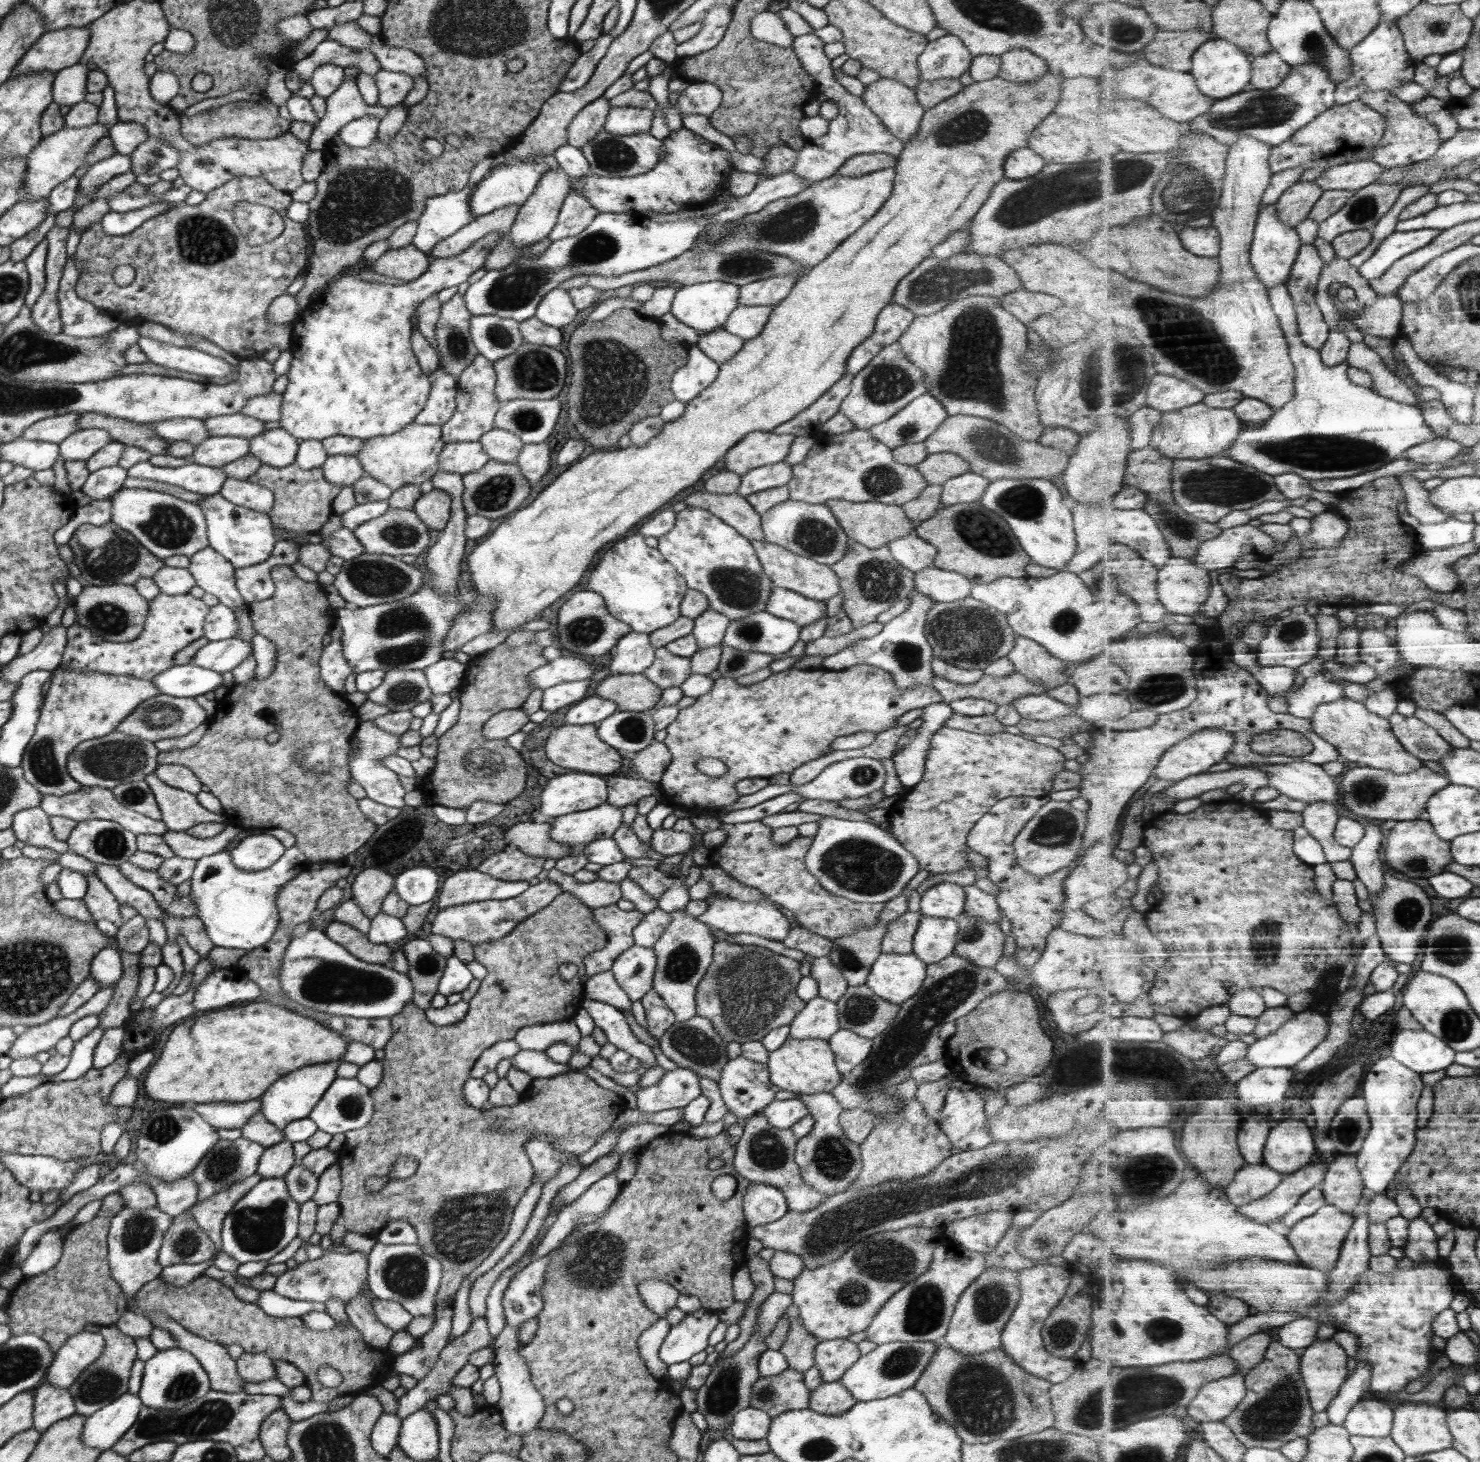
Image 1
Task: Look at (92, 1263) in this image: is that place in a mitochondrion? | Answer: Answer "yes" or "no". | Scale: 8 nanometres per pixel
no

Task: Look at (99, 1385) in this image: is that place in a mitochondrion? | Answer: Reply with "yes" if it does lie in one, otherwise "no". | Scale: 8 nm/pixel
yes

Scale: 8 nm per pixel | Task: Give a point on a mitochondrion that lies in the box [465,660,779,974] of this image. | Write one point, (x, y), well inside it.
(633, 729)

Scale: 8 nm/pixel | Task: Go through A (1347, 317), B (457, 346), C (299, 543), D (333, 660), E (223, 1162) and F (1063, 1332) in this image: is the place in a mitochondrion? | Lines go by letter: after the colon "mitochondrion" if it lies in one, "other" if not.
A: other
B: mitochondrion
C: other
D: other
E: mitochondrion
F: mitochondrion

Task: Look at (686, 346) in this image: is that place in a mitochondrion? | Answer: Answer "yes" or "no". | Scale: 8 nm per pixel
no

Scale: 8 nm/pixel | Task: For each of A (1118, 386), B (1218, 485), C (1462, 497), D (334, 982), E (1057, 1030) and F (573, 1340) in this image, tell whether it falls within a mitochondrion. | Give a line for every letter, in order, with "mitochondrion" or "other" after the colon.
A: mitochondrion
B: mitochondrion
C: other
D: mitochondrion
E: other
F: other

